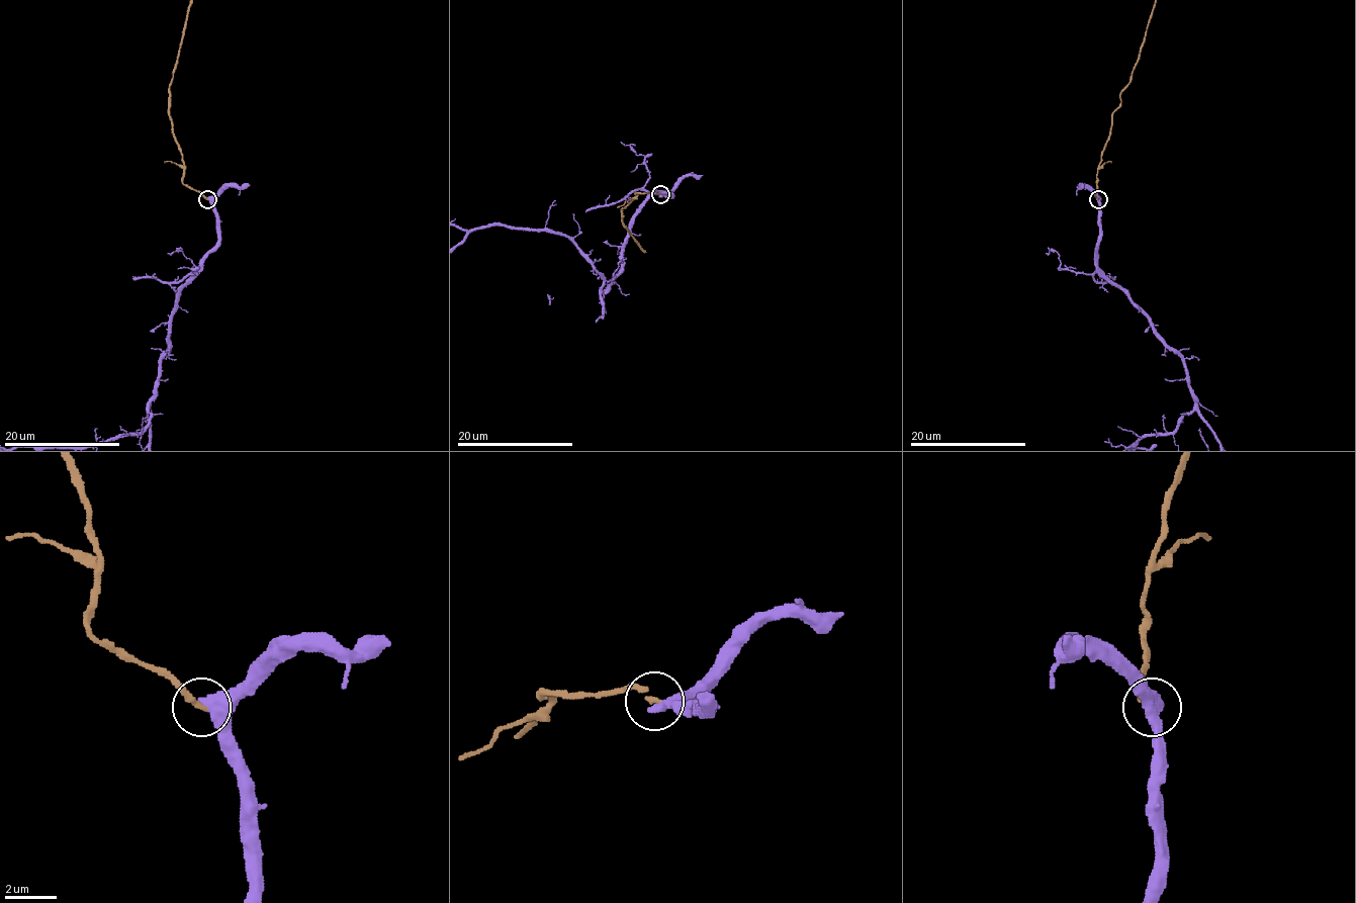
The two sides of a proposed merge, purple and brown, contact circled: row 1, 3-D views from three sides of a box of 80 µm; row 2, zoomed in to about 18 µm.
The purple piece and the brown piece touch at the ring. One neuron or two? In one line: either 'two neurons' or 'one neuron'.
two neurons

